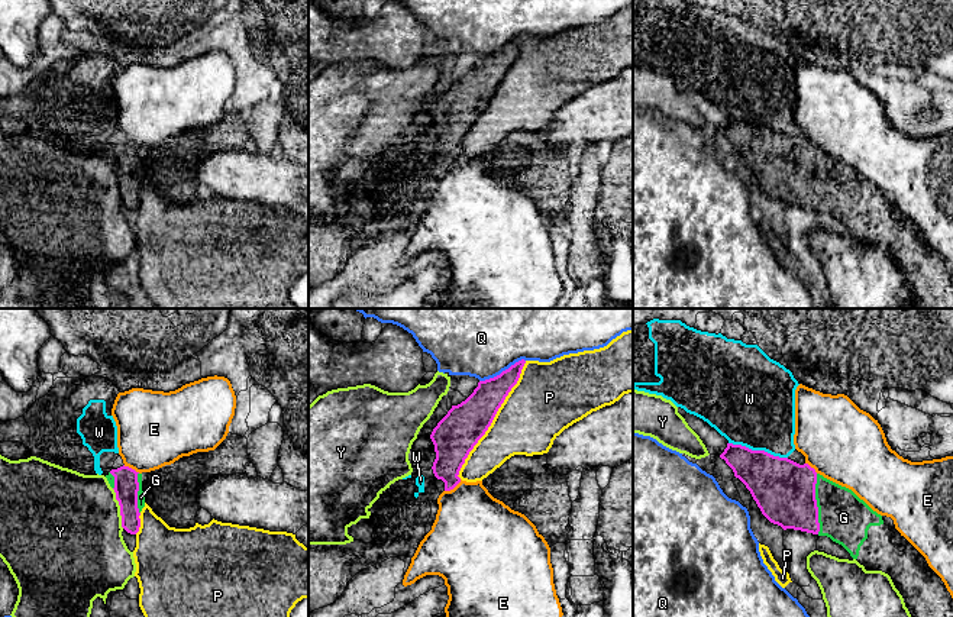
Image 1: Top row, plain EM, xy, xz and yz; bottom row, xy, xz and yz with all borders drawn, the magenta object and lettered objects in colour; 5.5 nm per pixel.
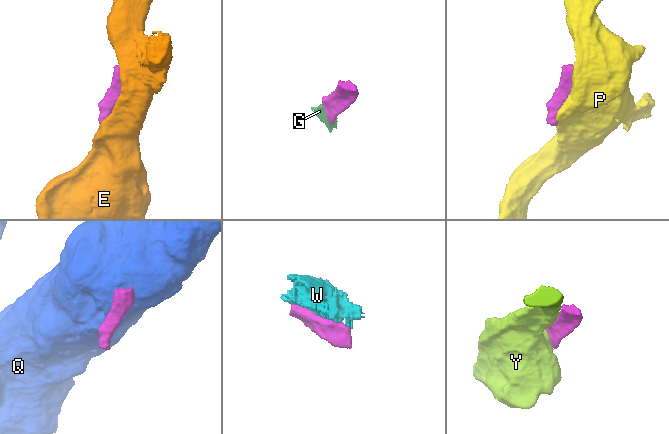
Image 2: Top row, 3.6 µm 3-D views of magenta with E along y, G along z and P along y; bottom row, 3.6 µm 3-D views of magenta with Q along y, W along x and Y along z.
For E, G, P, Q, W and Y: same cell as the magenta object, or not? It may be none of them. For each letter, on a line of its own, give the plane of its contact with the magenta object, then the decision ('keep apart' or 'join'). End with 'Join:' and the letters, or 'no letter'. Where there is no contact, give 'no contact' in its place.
E: xz | keep apart
G: yz | join
P: xz | keep apart
Q: xz | keep apart
W: yz | keep apart
Y: xy | keep apart
Join: G

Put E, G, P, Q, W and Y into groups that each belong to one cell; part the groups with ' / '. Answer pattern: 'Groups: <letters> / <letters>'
Groups: E / G / P / Q / W / Y

